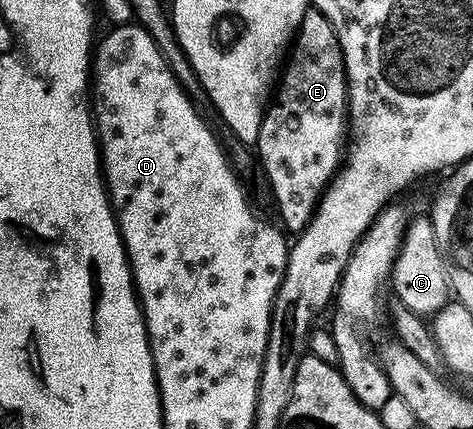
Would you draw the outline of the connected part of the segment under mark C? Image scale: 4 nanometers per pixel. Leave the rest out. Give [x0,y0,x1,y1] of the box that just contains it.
[391,215,451,318]

